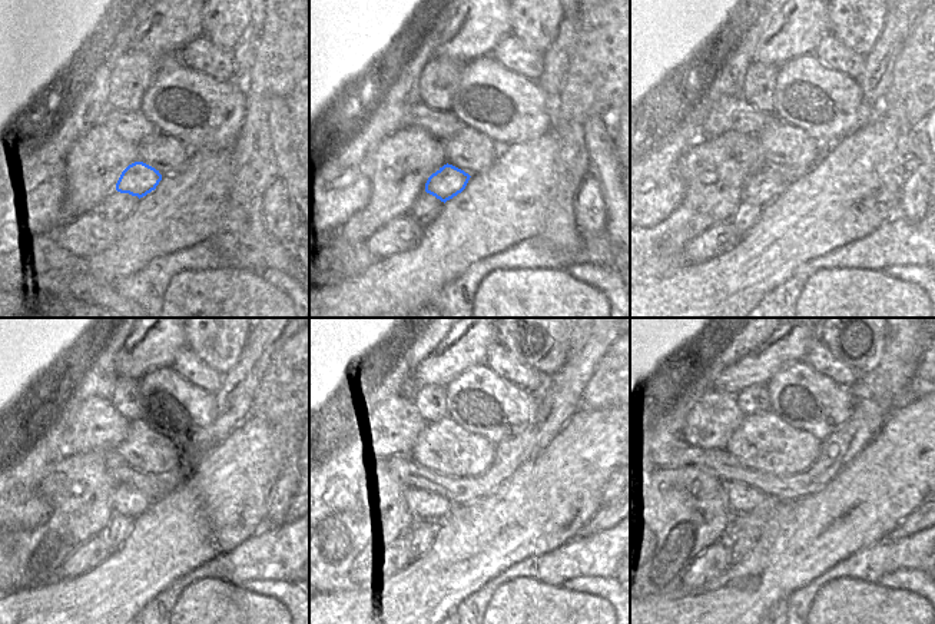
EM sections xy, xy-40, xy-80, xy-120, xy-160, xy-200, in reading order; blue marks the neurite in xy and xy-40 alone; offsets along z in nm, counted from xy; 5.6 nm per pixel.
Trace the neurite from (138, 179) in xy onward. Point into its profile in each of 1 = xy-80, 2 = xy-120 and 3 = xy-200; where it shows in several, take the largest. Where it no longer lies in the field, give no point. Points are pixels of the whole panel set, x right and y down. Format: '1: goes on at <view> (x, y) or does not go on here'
1: goes on at xy-80 (768, 183)
2: goes on at xy-120 (126, 503)
3: goes on at xy-200 (742, 500)

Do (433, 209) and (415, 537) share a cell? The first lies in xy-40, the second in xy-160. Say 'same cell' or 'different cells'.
same cell

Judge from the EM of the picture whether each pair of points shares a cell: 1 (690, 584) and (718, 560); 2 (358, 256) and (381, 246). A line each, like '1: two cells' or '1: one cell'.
1: one cell
2: two cells

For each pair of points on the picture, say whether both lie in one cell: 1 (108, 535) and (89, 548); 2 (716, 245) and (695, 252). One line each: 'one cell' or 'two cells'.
1: two cells
2: one cell

